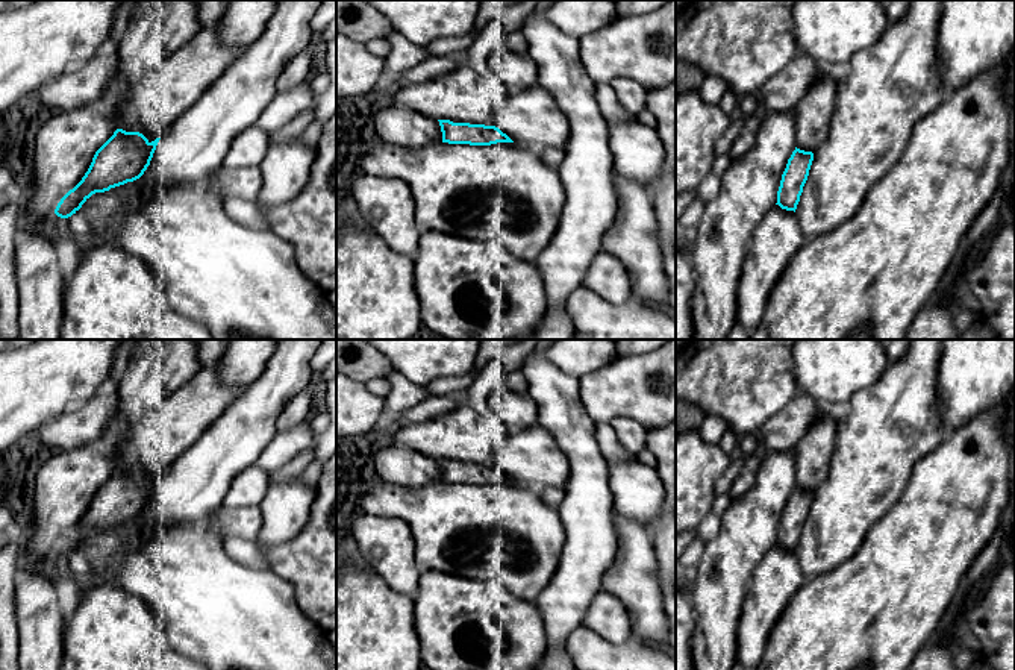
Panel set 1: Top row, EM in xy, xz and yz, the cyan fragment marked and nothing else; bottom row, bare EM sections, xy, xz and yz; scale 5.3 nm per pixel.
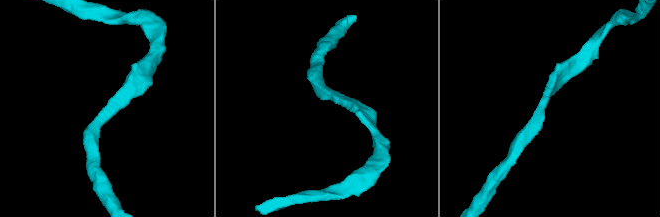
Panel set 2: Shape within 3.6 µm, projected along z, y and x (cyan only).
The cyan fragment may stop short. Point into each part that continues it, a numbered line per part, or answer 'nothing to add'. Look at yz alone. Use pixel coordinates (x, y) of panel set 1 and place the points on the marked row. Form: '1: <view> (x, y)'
1: yz (812, 114)

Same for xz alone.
1: xz (396, 125)

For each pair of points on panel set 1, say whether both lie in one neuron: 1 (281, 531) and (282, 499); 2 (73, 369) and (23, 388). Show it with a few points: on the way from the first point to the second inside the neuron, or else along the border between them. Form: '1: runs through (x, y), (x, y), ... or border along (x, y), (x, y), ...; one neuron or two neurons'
1: runs through (281, 523), (282, 507); one neuron
2: runs through (61, 370), (35, 384); one neuron

